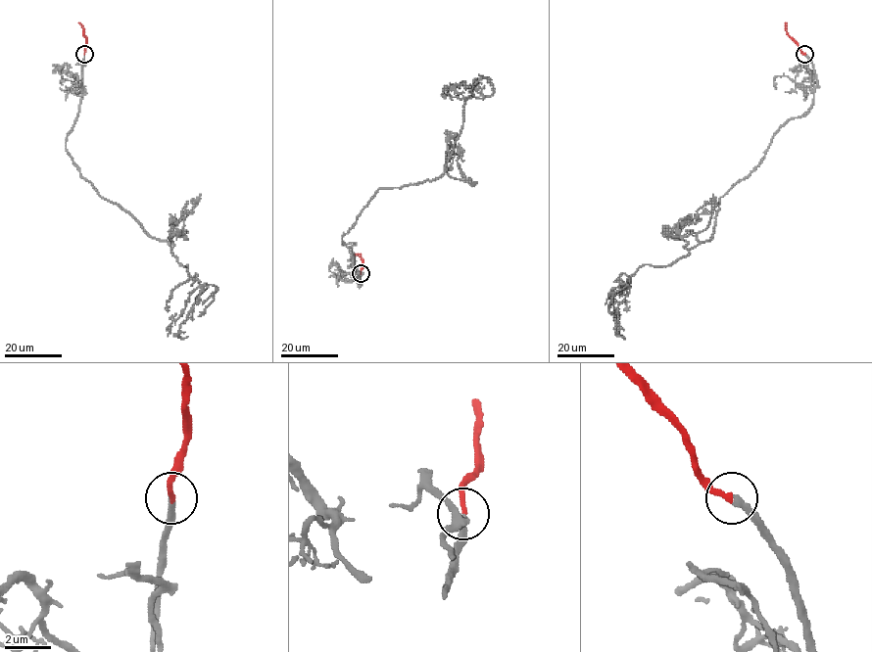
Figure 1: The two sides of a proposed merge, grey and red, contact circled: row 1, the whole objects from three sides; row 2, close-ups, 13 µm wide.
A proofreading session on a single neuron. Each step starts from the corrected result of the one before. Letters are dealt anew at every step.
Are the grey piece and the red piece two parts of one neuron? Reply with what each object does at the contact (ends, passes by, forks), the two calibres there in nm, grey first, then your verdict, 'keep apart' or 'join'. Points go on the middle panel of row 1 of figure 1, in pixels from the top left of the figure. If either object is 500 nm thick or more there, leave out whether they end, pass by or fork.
grey ends | red ends | 240/240 nm | join

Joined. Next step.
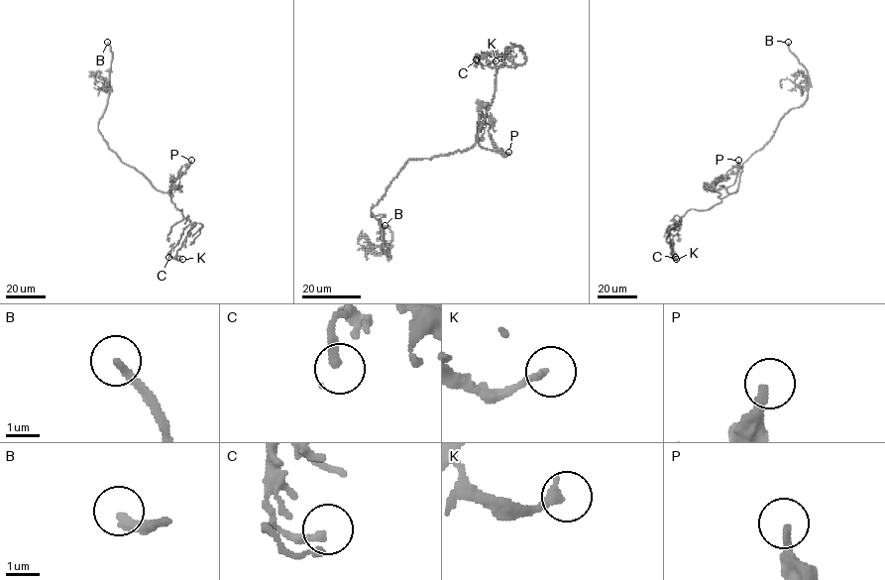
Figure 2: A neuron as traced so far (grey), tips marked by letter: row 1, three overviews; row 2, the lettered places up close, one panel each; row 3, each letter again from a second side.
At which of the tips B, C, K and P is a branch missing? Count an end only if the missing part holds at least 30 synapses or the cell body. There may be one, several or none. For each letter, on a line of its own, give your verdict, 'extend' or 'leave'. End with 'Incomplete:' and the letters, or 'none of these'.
B: extend
C: leave
K: leave
P: leave
Incomplete: B

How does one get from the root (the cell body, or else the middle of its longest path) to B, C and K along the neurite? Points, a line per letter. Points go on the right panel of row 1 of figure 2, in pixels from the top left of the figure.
B: (742, 171), (742, 164), (769, 141), (780, 120), (807, 98), (811, 86), (808, 71), (790, 50), (788, 42)
C: (742, 171), (736, 190), (719, 203), (675, 216), (669, 238), (675, 257)
K: (742, 171), (736, 190), (719, 203), (675, 216), (672, 220), (680, 229), (670, 244), (670, 255), (676, 259)

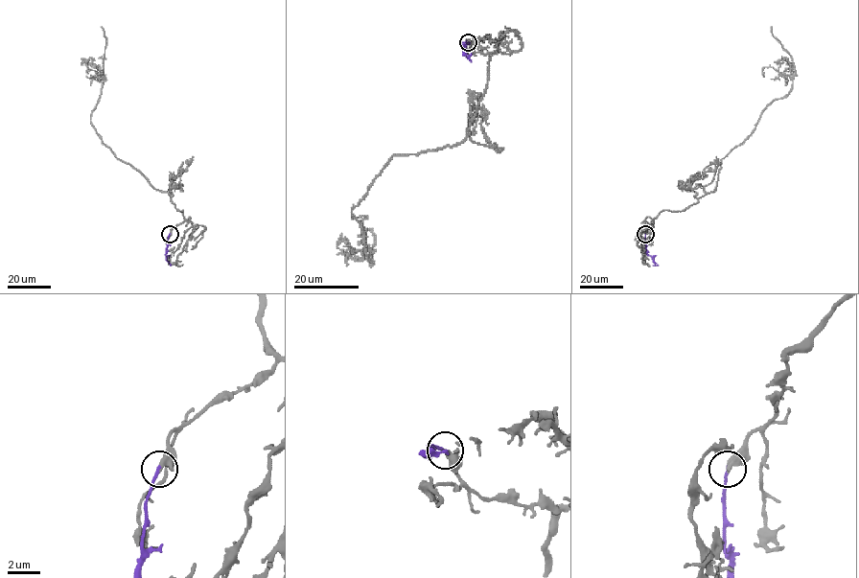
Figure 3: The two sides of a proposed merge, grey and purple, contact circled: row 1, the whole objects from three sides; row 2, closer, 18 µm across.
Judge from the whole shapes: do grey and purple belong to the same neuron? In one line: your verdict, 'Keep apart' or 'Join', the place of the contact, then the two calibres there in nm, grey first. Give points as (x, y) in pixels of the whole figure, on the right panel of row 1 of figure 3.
Join. Place: (645, 234). Thickness 400 nm (grey) against 160 nm

